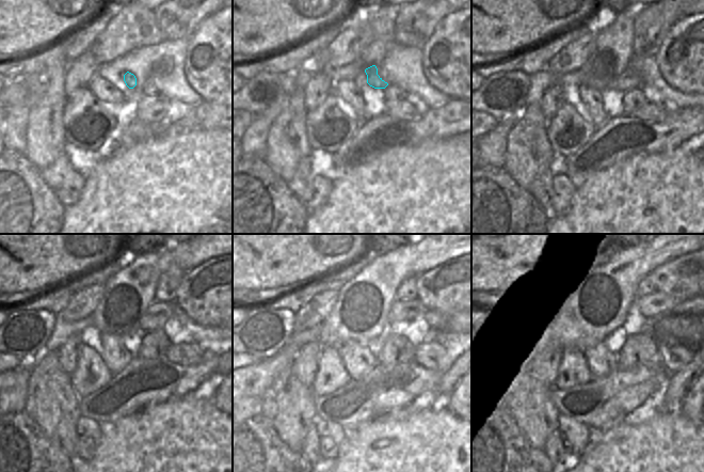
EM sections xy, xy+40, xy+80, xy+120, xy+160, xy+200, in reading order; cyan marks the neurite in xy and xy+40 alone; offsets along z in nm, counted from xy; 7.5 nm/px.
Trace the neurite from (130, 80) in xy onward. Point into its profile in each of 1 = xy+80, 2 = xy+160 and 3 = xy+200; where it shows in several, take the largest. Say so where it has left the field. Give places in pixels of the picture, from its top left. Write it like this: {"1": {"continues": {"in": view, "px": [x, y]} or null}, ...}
{"1": {"continues": {"in": "xy+80", "px": [629, 79]}}, "2": {"continues": {"in": "xy+160", "px": [401, 310]}}, "3": {"continues": {"in": "xy+200", "px": [658, 304]}}}

